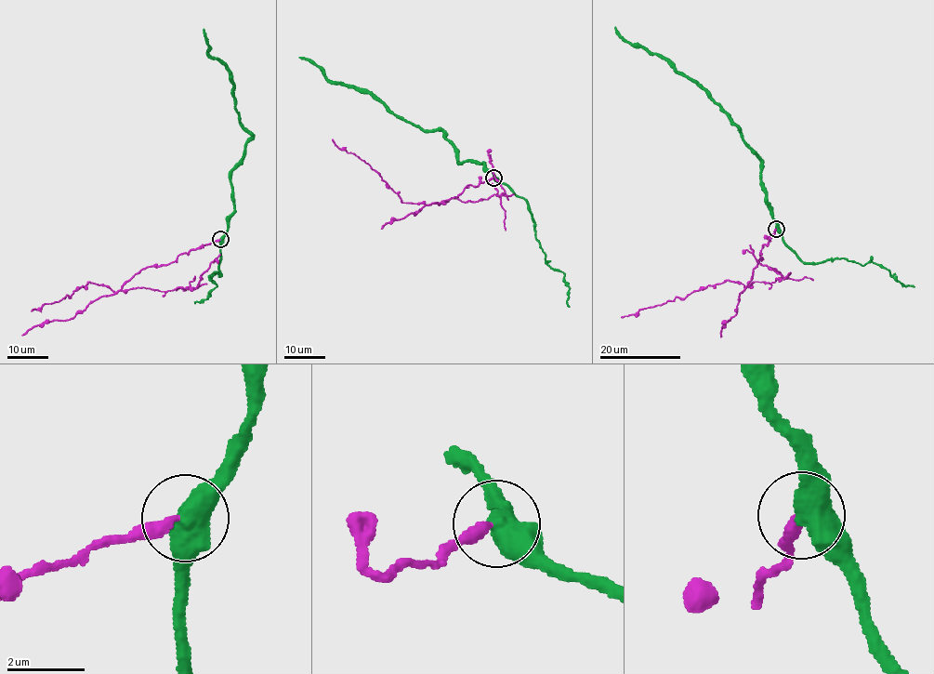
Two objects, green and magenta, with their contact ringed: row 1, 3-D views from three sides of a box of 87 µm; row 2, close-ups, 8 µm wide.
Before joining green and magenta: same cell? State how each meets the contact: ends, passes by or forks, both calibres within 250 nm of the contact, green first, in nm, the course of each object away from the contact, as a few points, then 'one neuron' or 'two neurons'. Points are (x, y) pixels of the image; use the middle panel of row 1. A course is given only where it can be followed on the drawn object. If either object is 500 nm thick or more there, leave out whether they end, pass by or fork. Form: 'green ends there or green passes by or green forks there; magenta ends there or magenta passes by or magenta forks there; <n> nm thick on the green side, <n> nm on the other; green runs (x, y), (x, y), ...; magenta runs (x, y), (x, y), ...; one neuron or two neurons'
550 nm thick on the green side, 280 nm on the other; green runs (494, 178), (483, 164), (457, 162), (442, 131), (425, 130), (402, 120), (369, 93), (335, 84), (299, 57); magenta runs (493, 178), (479, 185), (467, 185), (462, 192), (440, 204), (401, 202), (368, 164), (339, 149), (333, 139); two neurons

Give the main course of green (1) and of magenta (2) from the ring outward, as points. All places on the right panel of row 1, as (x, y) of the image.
1: (776, 229), (772, 208), (766, 200), (760, 162), (728, 113), (672, 63), (637, 47), (615, 26)
2: (775, 229), (769, 240), (762, 244), (761, 257), (745, 288), (743, 284), (727, 280), (621, 317)

